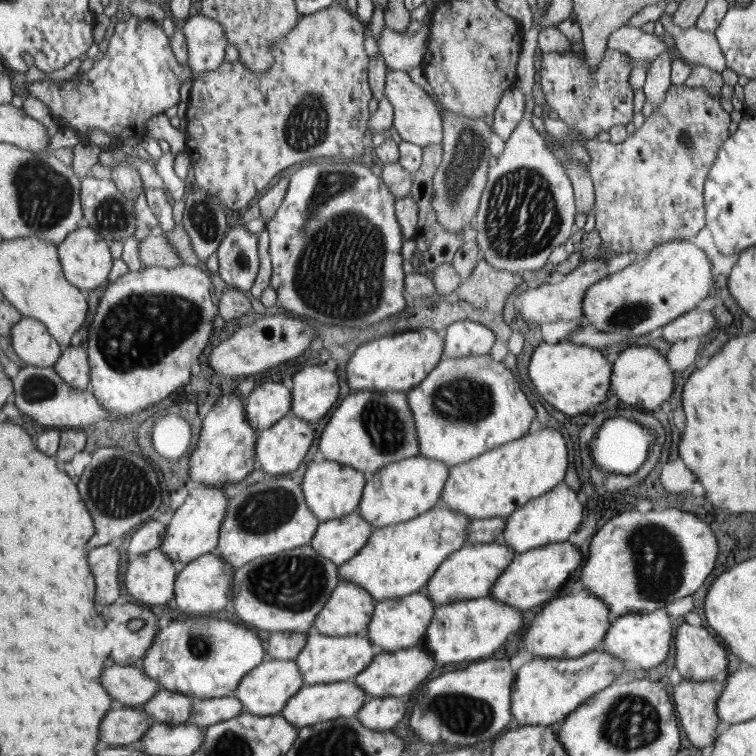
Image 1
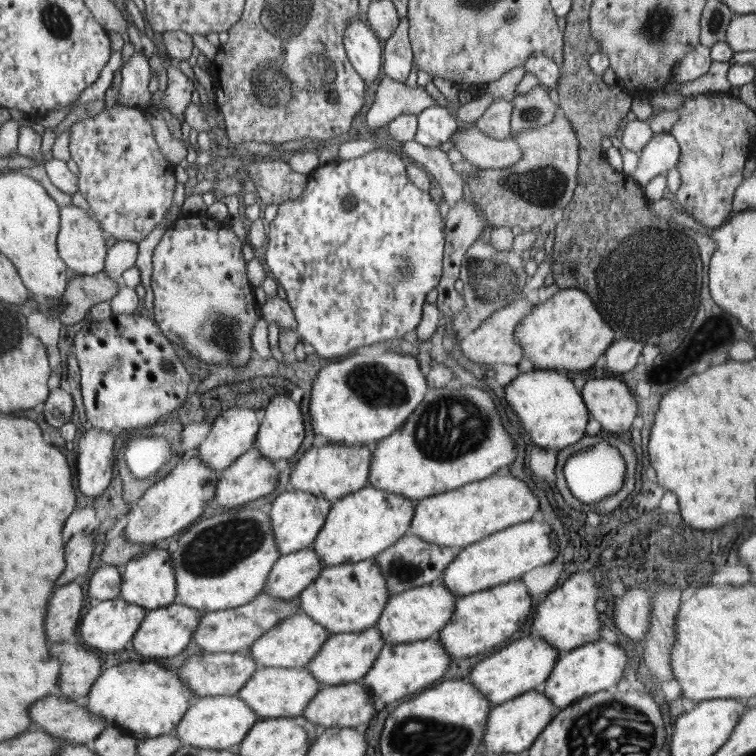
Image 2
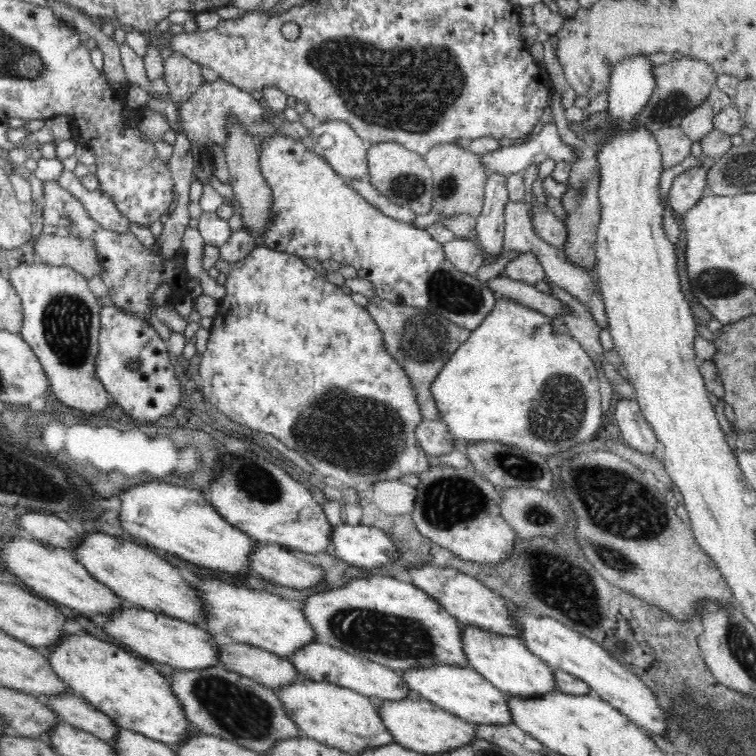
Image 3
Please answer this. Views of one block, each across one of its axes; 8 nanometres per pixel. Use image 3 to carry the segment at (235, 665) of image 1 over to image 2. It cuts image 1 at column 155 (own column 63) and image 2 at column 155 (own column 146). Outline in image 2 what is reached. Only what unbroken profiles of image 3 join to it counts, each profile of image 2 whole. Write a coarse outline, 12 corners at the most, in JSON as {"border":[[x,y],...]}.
{"border":[[177,666],[103,669],[87,709],[139,741],[174,732],[196,697]]}

